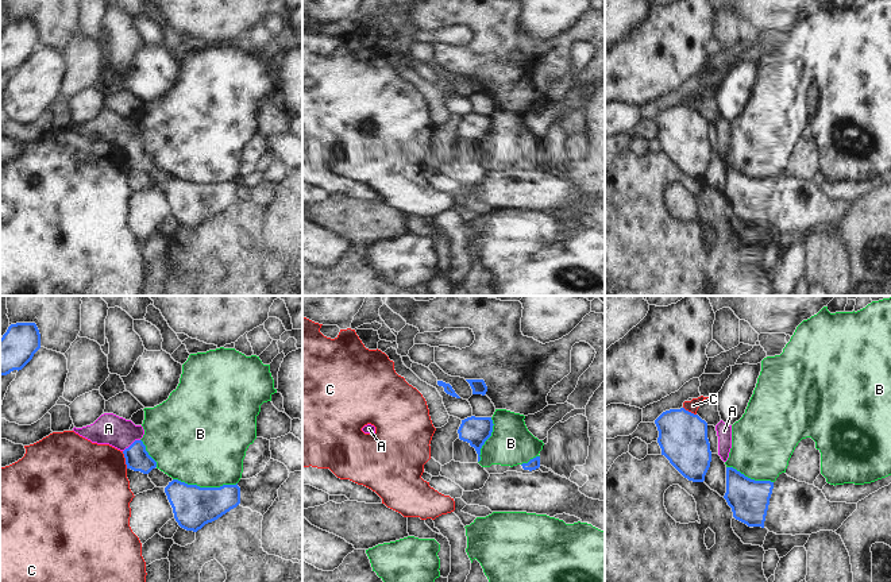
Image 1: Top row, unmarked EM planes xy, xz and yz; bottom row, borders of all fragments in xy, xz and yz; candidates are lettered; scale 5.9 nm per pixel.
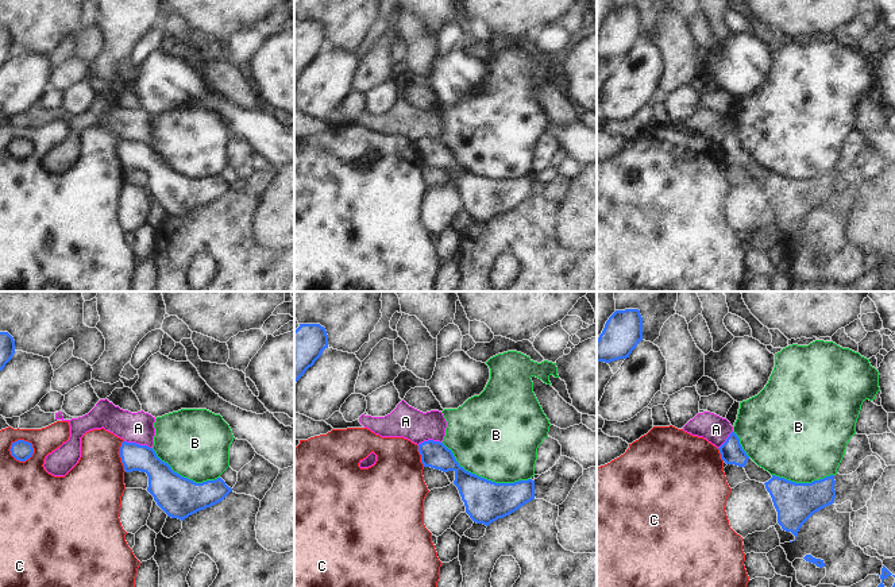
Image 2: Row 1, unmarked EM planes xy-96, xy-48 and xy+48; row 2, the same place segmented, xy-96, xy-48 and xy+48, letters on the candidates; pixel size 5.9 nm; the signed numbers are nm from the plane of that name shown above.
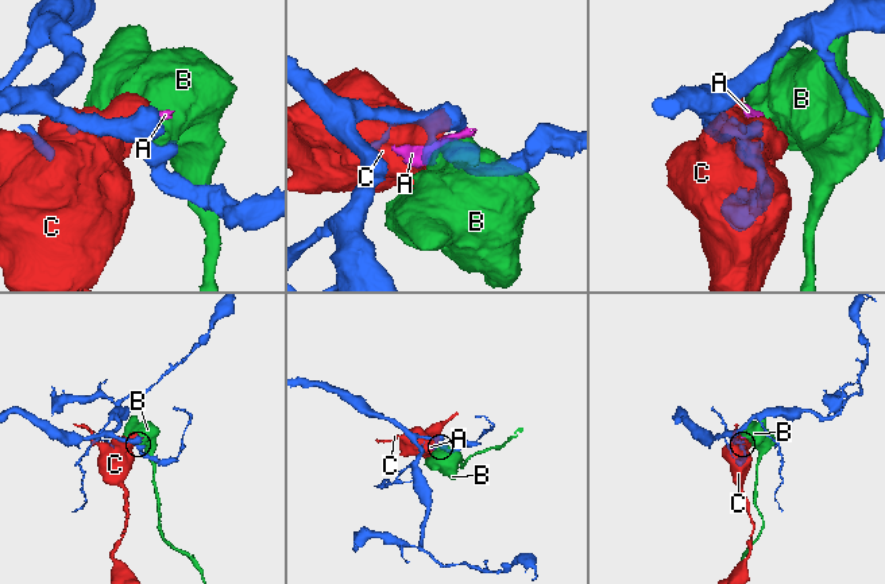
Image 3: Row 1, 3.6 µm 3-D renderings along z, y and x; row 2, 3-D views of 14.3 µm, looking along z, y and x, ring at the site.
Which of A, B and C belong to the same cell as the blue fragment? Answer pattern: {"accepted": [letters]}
{"accepted": []}

